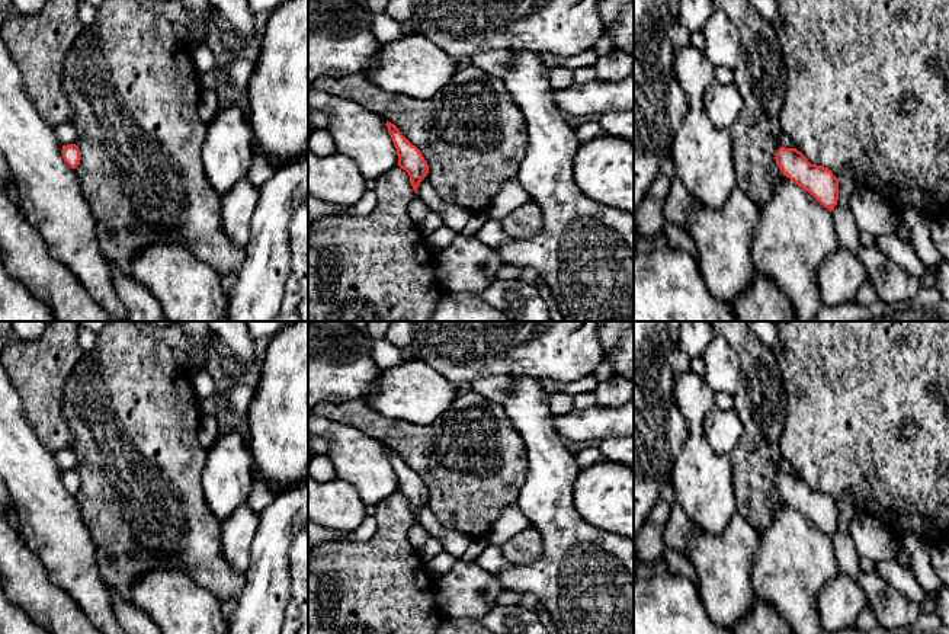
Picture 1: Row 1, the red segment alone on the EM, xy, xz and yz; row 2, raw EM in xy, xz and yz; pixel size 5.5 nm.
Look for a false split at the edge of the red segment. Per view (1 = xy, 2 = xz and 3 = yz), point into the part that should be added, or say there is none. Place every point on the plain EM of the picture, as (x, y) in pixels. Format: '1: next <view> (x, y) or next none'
1: next none
2: next none
3: next none

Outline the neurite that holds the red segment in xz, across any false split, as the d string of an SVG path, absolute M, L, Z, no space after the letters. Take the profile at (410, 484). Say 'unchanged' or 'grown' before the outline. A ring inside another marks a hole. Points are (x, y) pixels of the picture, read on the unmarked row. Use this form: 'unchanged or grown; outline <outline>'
unchanged; outline M387 446L388 458L392 464L392 468L397 474L398 481L398 491L404 494L410 502L410 509L417 519L417 513L420 507L427 502L429 499L429 490L424 486L420 476L413 471L401 458L400 455Z

